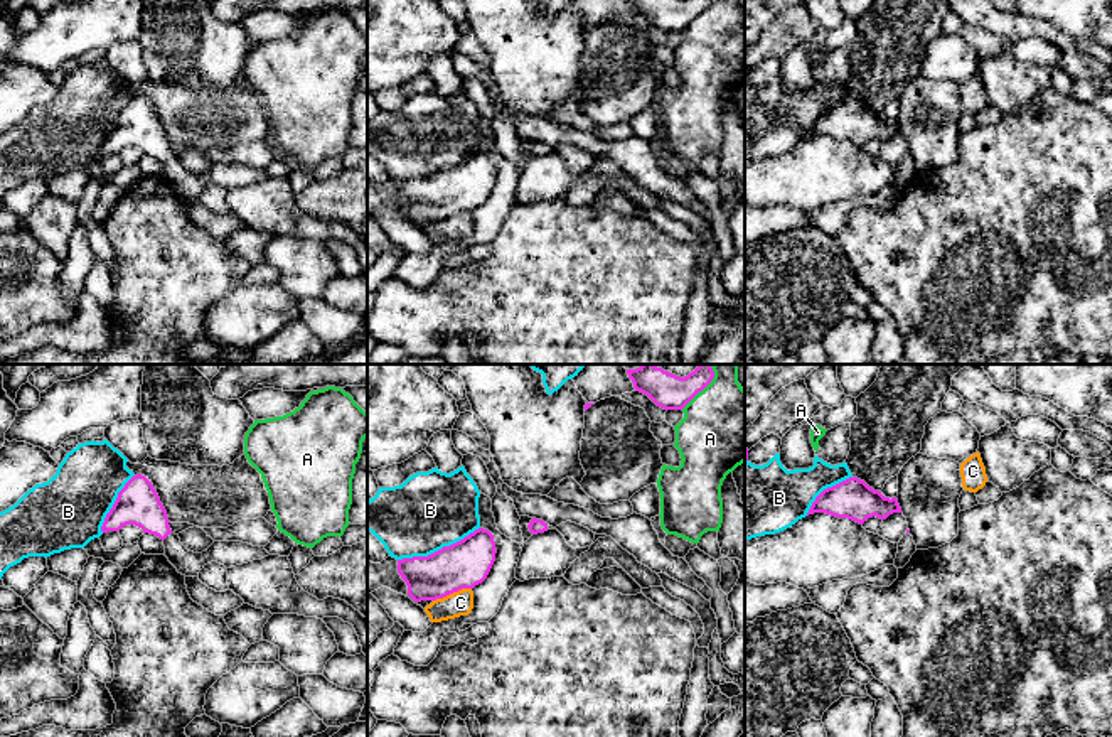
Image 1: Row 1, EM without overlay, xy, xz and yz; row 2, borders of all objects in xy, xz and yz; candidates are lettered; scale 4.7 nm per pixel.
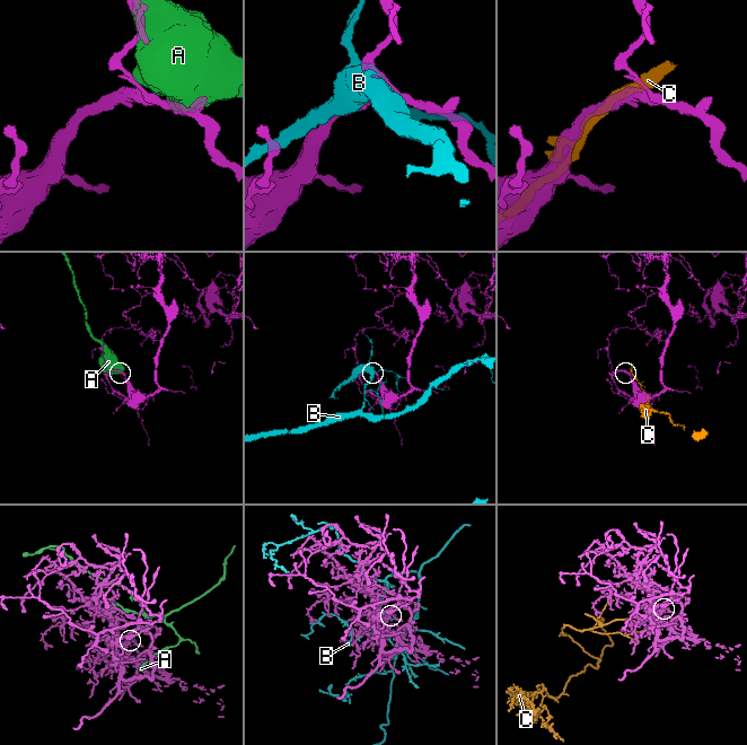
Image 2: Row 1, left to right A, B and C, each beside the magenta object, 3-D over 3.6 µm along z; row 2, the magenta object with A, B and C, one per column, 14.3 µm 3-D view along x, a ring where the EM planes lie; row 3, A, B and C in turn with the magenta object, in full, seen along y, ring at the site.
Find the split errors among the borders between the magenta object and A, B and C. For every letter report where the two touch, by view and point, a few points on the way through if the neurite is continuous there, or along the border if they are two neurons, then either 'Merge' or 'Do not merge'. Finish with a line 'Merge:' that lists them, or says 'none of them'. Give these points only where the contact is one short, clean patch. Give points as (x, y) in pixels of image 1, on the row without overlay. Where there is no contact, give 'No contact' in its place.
A: Touches magenta at xz (696, 16). Do not merge
B: Touches magenta at xz (438, 172). Do not merge
C: Touches magenta at xz (452, 215). Do not merge
Merge: none of them

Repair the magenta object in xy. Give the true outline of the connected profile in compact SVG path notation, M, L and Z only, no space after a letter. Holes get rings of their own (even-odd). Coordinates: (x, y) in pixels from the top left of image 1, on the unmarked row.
M136 96L118 115L101 153L120 153L126 147L135 147L143 155L158 159L165 169L163 177L185 199L197 199L211 184L231 191L270 177L265 169L253 169L243 164L214 164L206 174L194 175L180 165L179 157L170 152L168 145L167 133L153 106L145 98Z

